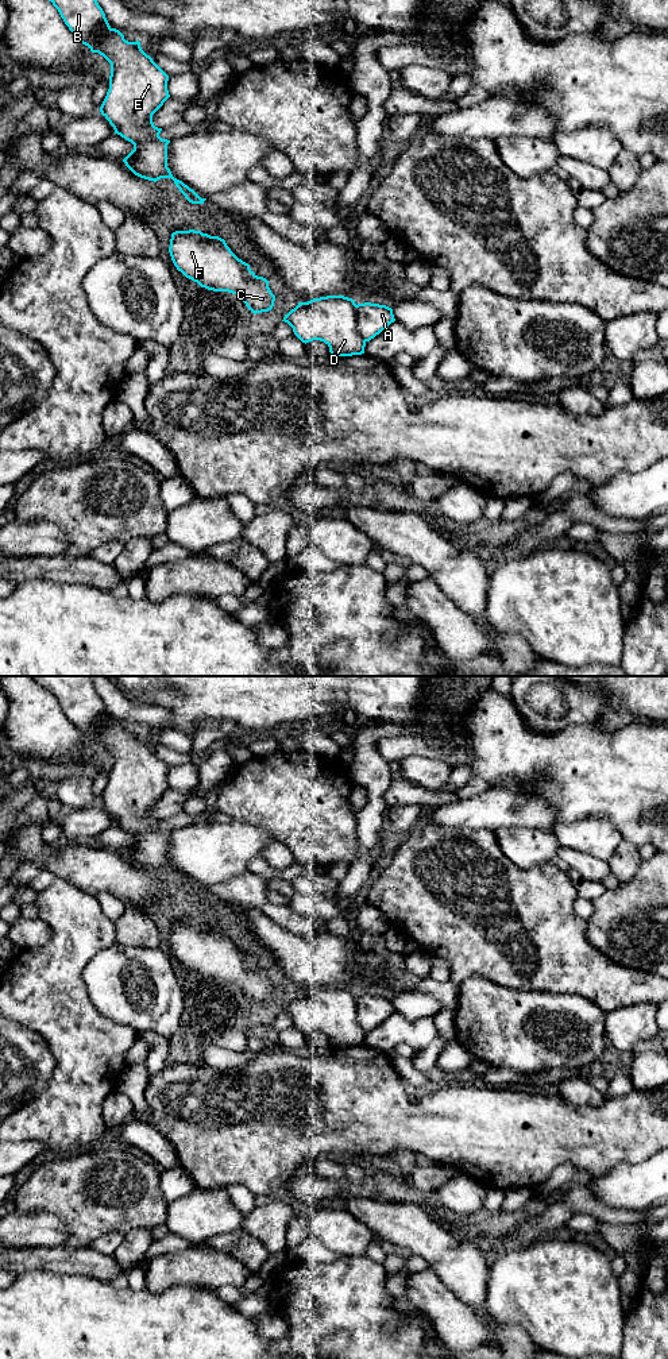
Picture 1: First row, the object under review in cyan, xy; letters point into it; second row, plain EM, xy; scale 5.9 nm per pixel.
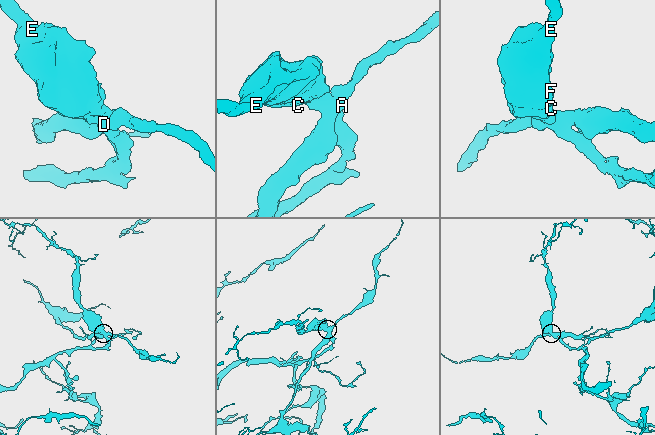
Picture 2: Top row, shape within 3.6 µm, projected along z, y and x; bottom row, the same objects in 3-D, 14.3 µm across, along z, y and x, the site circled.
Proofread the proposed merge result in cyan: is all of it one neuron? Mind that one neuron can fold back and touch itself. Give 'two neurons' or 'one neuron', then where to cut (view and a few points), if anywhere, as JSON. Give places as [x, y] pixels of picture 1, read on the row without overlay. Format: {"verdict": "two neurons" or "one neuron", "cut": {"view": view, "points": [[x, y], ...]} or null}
{"verdict": "two neurons", "cut": {"view": "xy", "points": [[355, 996], [356, 1022], [365, 1033]]}}

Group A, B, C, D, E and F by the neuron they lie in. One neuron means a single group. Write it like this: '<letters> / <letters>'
A / B C D E F

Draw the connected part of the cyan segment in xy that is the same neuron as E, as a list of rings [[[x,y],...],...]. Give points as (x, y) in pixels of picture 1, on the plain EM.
[[[32,676],[45,690],[53,694],[69,721],[80,733],[99,744],[111,754],[109,780],[100,798],[101,806],[113,818],[115,825],[134,835],[134,841],[123,850],[126,857],[138,868],[157,873],[171,869],[179,883],[192,895],[204,895],[193,880],[173,868],[167,858],[167,835],[170,831],[159,827],[162,819],[152,814],[152,806],[170,788],[167,781],[169,767],[147,746],[140,733],[128,733],[124,726],[112,719],[99,696],[92,676]]]

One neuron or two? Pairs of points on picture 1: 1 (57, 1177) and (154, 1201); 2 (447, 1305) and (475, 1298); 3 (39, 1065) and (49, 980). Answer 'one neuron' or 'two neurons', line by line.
1: one neuron
2: two neurons
3: two neurons

